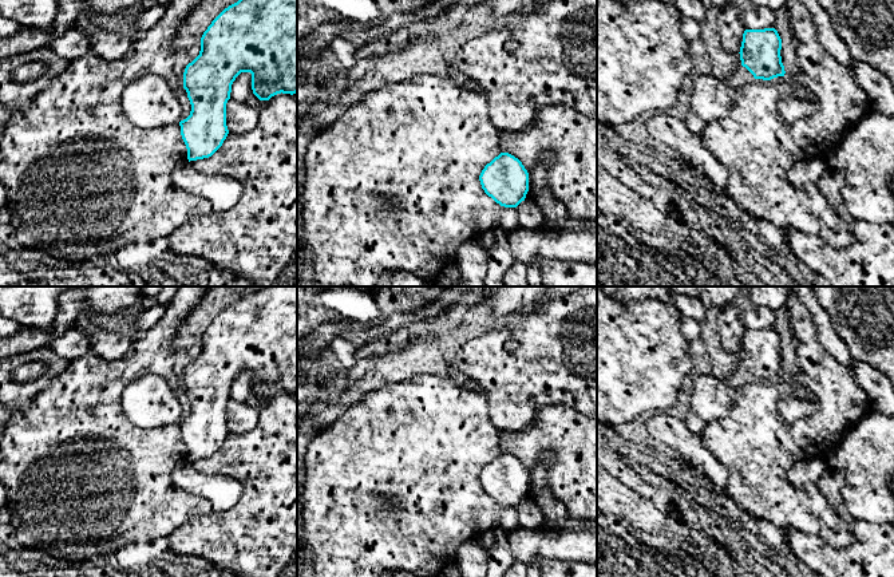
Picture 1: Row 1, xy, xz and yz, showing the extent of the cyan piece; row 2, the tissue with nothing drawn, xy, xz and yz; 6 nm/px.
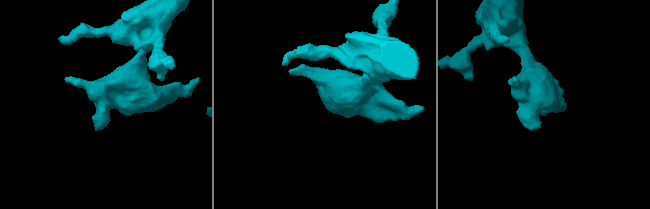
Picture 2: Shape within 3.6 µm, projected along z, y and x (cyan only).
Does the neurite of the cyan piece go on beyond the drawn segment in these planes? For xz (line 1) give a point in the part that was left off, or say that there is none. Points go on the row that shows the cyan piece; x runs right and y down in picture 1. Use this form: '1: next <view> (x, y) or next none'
1: next none

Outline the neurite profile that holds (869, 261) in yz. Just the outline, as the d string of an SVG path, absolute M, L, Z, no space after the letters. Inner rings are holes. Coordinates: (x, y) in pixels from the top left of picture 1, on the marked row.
M828 167L816 182L835 212L850 225L854 241L844 249L835 249L816 236L806 236L787 229L787 245L816 274L823 276L831 286L894 286L894 222L873 224L850 214L842 198L846 177L840 170Z

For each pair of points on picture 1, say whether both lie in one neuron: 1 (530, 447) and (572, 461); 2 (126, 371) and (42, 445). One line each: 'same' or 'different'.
1: same
2: same

